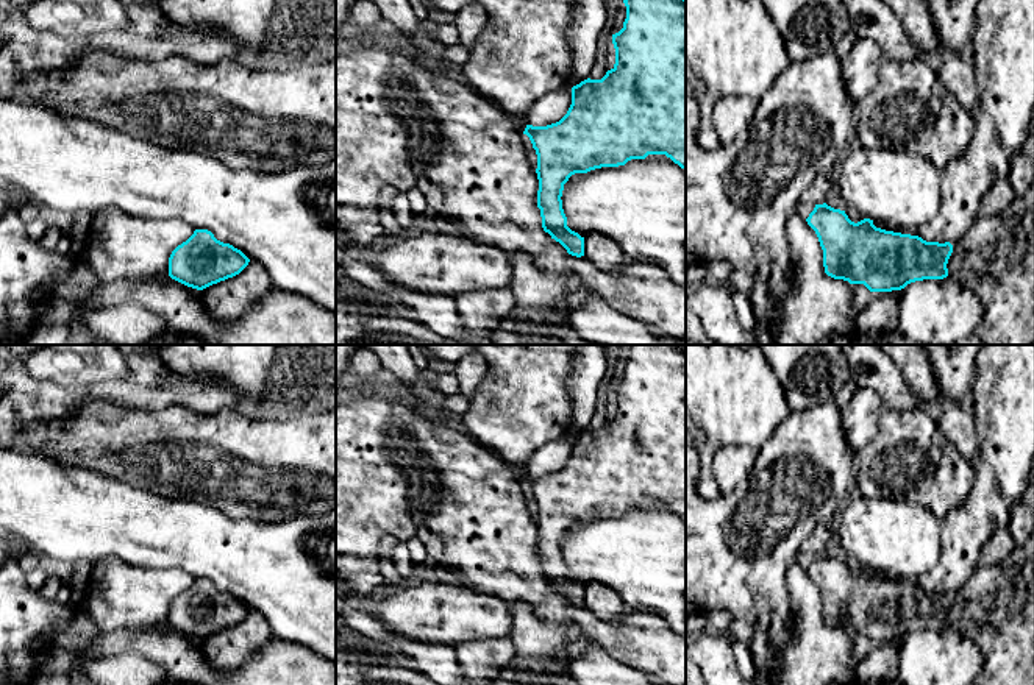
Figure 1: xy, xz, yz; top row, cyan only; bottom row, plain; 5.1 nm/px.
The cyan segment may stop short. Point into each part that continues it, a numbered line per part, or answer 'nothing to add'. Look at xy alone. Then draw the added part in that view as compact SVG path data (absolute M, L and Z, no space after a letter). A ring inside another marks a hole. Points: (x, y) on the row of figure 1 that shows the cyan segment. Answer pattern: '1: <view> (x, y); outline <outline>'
nothing to add

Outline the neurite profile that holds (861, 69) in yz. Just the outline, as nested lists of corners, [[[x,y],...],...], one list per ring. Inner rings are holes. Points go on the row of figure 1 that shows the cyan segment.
[[[861,37],[854,42],[850,55],[842,61],[842,80],[854,106],[878,84],[886,59],[873,39]]]

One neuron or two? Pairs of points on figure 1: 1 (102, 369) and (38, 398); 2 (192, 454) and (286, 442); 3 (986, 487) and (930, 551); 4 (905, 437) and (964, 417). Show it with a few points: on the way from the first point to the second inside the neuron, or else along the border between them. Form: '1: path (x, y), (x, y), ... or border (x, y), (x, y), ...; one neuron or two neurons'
1: border (30, 373), (67, 387), (100, 383); two neurons
2: path (216, 454), (263, 454); one neuron
3: border (941, 521), (941, 559), (928, 571); two neurons
4: border (937, 426), (961, 454); two neurons

